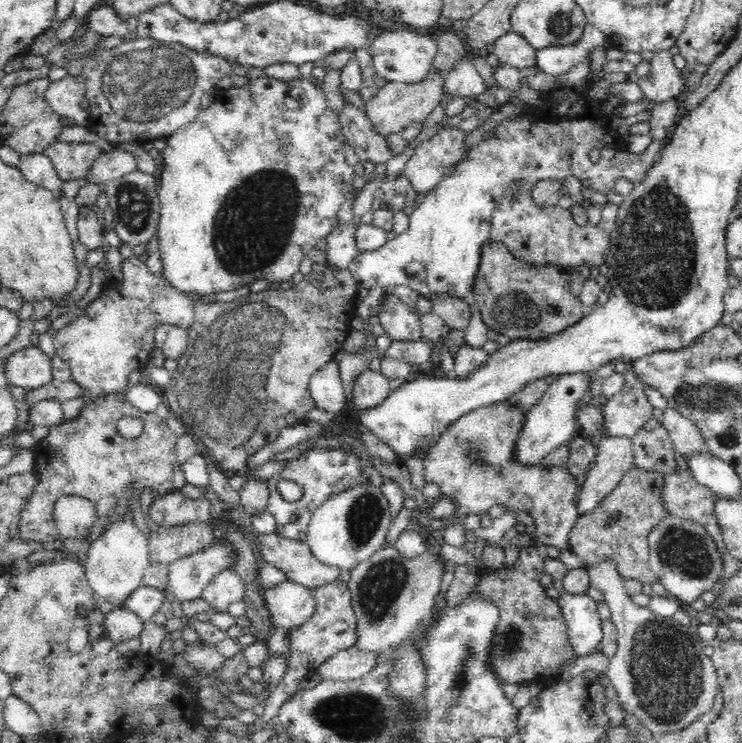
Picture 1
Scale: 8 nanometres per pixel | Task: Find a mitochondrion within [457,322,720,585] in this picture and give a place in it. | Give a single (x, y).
(685, 551)

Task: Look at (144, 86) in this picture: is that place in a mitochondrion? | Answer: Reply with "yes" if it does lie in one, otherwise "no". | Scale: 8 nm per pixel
yes

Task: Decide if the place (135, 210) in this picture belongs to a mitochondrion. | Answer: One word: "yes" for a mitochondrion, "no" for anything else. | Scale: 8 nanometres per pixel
yes

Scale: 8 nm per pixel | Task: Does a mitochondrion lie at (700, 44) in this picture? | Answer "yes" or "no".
no

